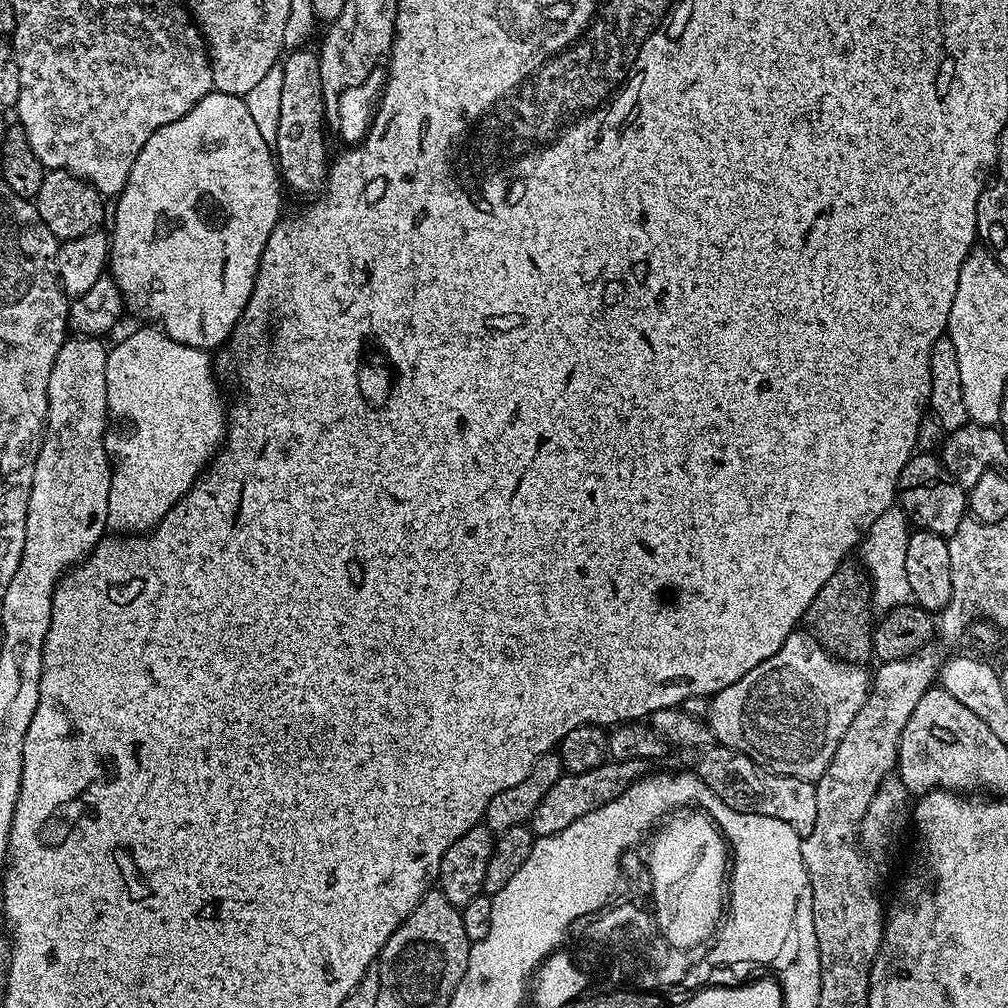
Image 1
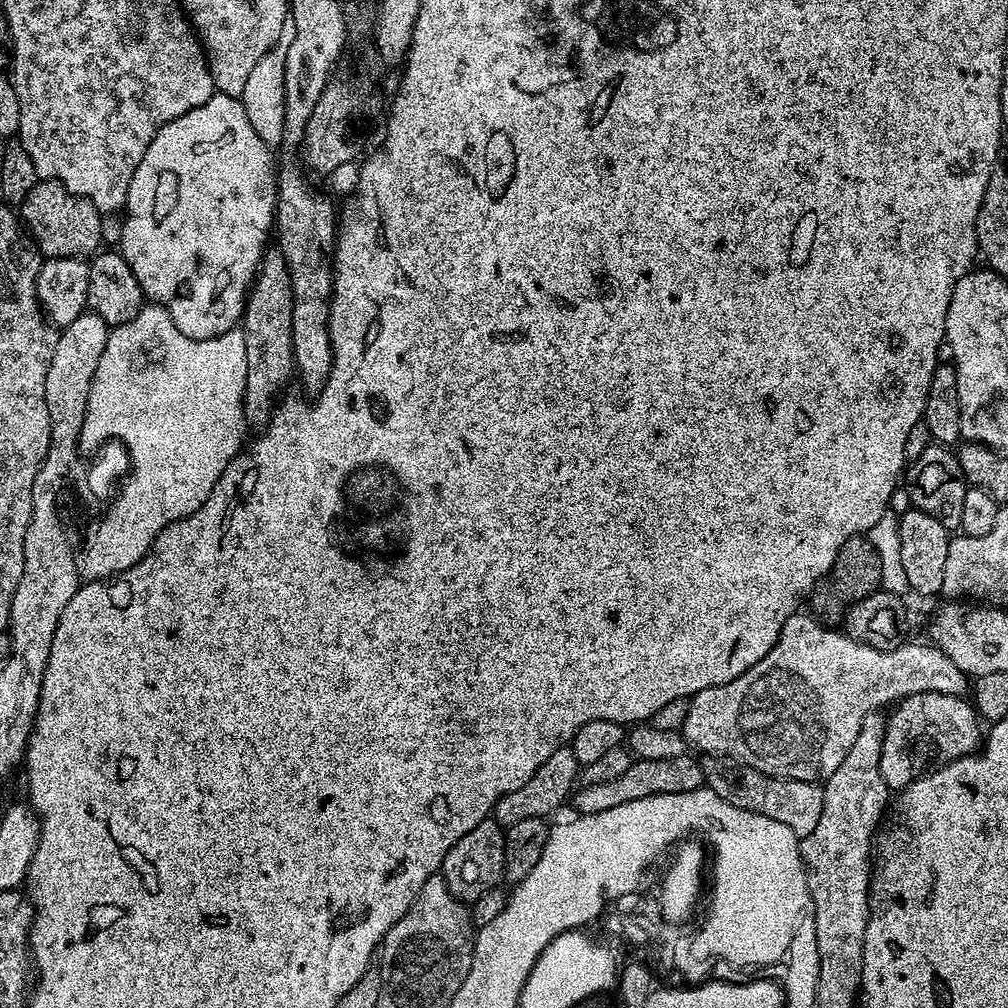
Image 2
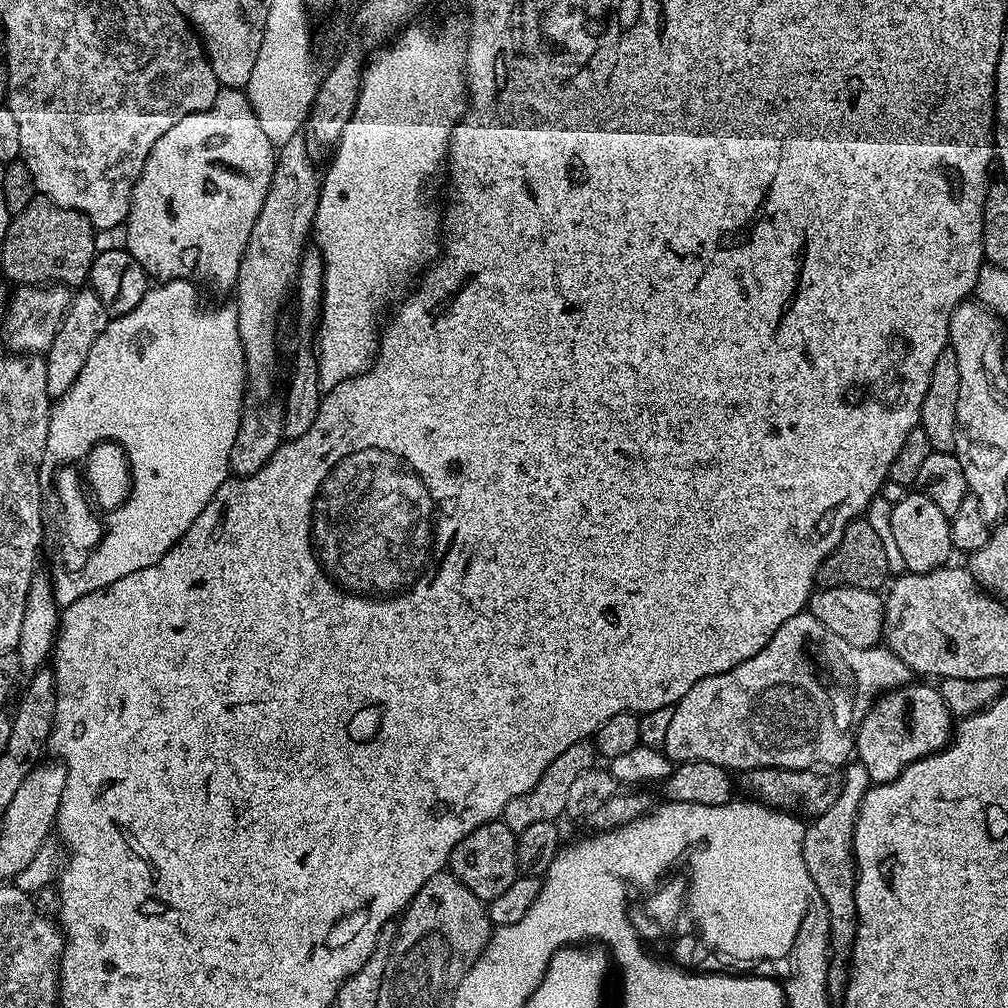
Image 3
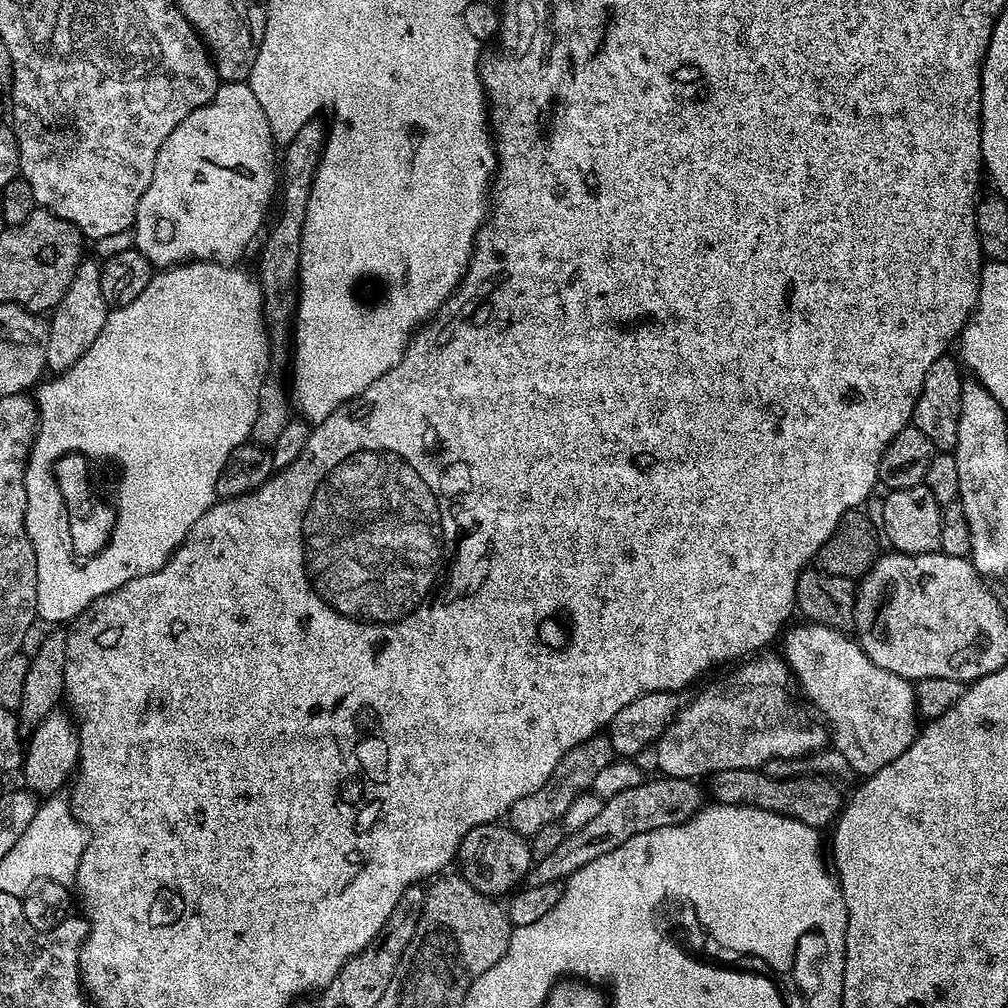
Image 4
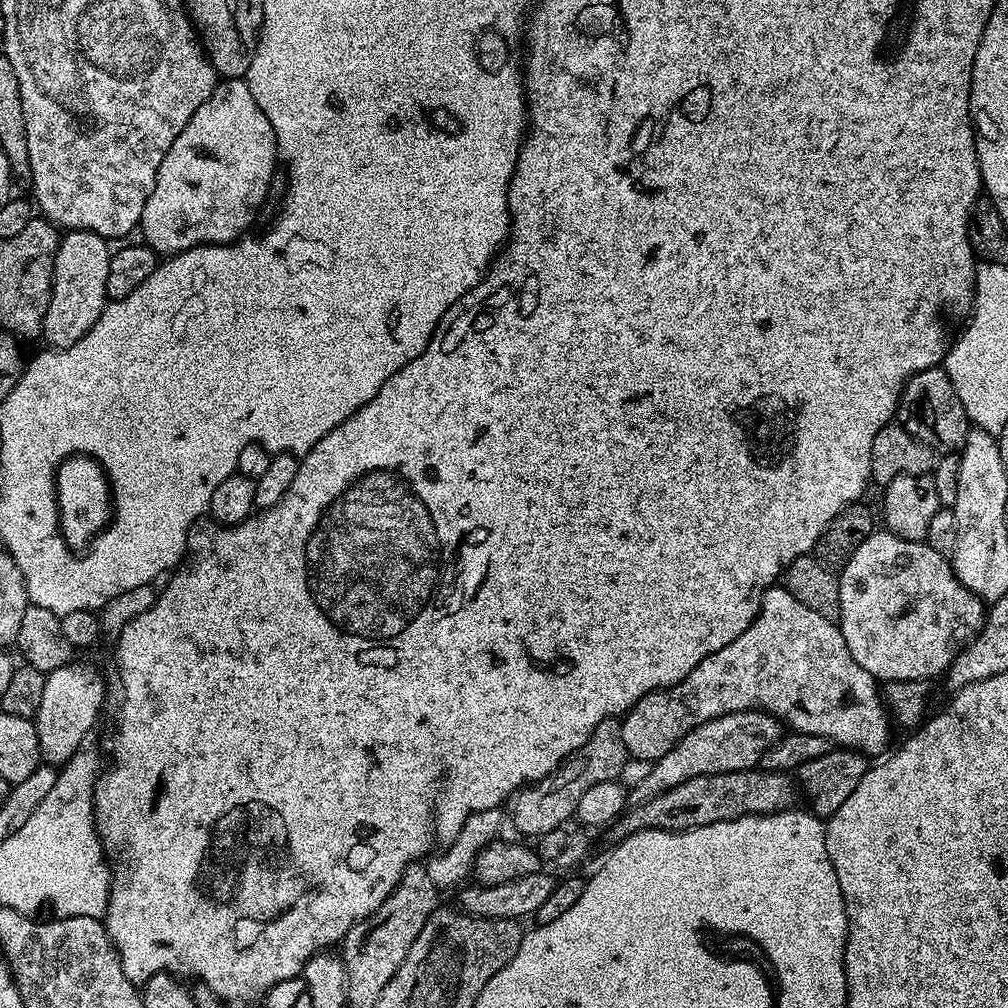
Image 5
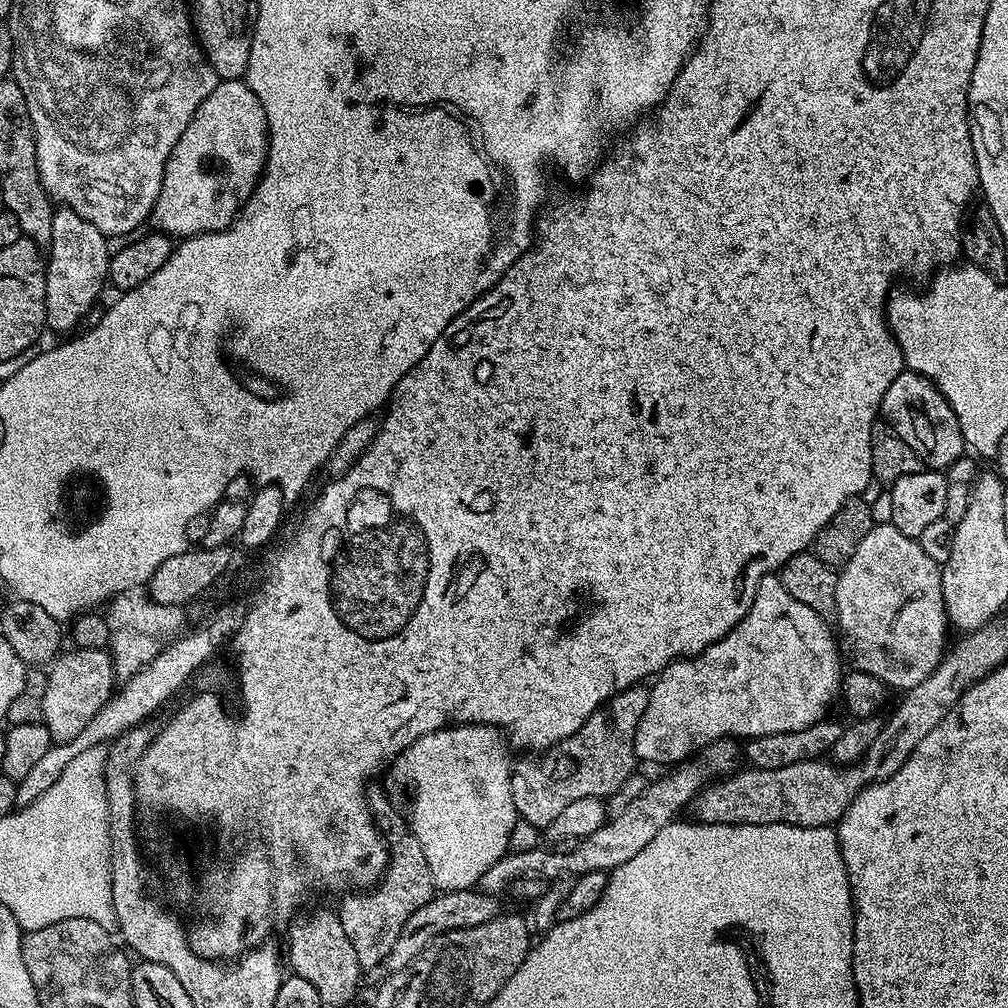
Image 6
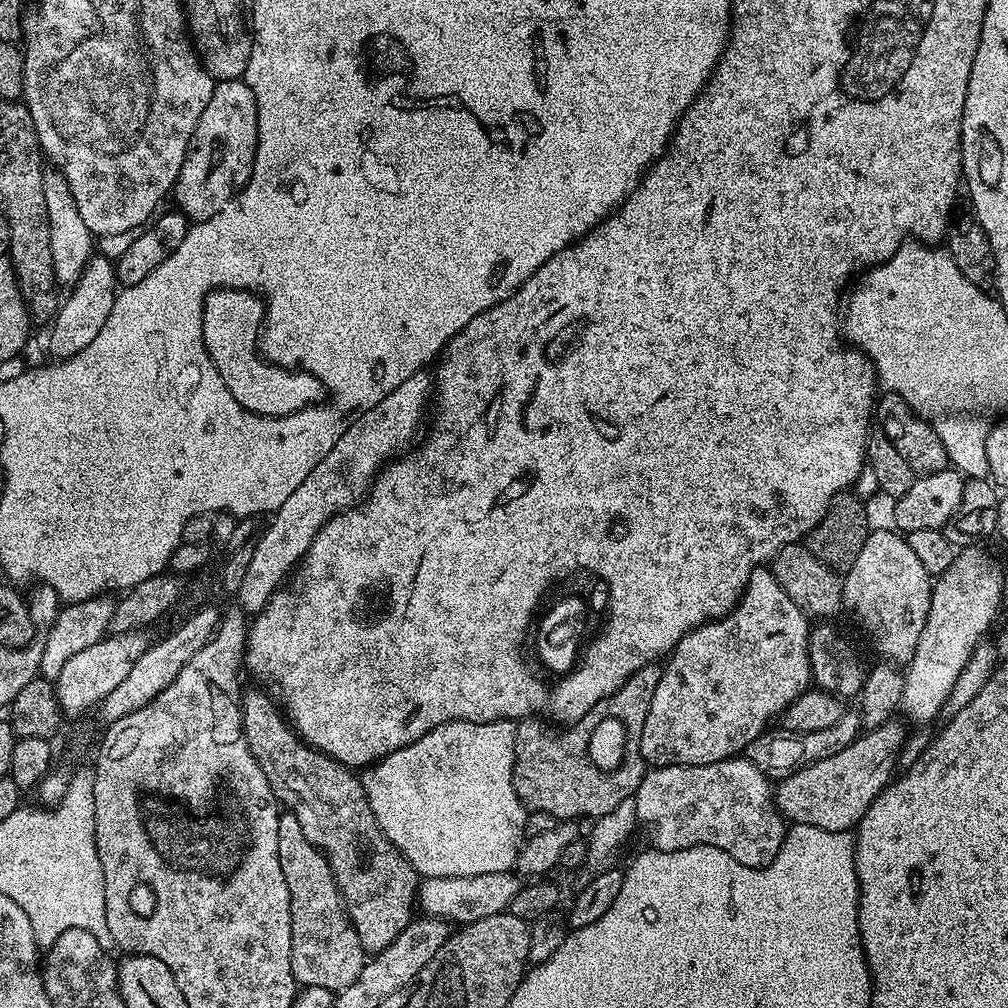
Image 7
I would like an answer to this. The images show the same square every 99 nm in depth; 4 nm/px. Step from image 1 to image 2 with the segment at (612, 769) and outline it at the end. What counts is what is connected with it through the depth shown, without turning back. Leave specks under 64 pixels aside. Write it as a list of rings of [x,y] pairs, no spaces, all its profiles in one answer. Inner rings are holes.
[[[685,752],[672,759],[635,759],[618,778],[577,787],[574,792],[575,811],[582,816],[602,814],[602,810],[611,810],[613,806],[622,806],[626,802],[635,802],[636,799],[652,797],[654,794],[689,793],[690,790],[701,788],[704,784],[703,765],[695,755],[691,755]]]

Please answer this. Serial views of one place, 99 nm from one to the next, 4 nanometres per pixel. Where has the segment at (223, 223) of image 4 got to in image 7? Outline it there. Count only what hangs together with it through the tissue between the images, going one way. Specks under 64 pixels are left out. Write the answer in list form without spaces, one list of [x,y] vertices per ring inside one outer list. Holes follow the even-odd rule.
[[[243,79],[221,80],[210,94],[210,102],[206,102],[206,110],[202,110],[202,118],[198,118],[198,126],[194,126],[194,134],[188,143],[188,153],[182,162],[182,170],[176,179],[174,197],[175,207],[195,222],[214,218],[230,202],[234,190],[244,187],[250,178],[256,153],[256,131],[258,130],[258,110],[254,102],[254,94]]]

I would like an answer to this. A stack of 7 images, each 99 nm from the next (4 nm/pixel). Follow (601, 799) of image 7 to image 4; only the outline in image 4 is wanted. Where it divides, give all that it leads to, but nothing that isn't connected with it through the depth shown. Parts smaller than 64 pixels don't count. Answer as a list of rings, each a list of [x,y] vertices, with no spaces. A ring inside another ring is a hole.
[[[606,734],[594,735],[586,742],[574,746],[574,750],[570,750],[562,758],[562,762],[558,762],[554,774],[550,774],[550,778],[545,784],[538,786],[538,790],[534,790],[534,794],[526,794],[526,798],[518,798],[518,802],[514,802],[514,806],[506,817],[507,823],[520,836],[530,838],[534,834],[538,834],[538,830],[542,830],[542,826],[560,822],[566,814],[566,810],[570,809],[571,803],[579,795],[587,793],[591,789],[594,777],[604,767],[611,764],[613,759],[612,743]]]

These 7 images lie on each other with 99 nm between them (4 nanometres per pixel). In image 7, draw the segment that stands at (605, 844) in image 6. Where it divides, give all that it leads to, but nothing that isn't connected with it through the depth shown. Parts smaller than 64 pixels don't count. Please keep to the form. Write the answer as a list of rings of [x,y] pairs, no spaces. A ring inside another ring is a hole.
[[[515,871],[473,876],[430,876],[419,881],[418,908],[423,915],[446,920],[456,926],[473,924],[482,918],[508,911],[514,894],[518,894],[522,887],[519,878]]]

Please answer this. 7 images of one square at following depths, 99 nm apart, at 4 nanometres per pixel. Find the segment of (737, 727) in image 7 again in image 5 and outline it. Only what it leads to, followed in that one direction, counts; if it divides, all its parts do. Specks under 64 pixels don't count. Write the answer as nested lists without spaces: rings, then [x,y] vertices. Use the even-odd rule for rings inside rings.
[[[773,586],[760,599],[760,612],[754,622],[750,622],[750,626],[746,626],[746,630],[730,642],[730,646],[722,646],[722,650],[702,658],[702,662],[698,662],[686,678],[668,688],[646,694],[624,713],[620,720],[622,742],[629,757],[641,762],[655,762],[691,728],[702,726],[702,722],[717,720],[719,716],[731,712],[753,710],[782,718],[791,731],[818,734],[831,740],[833,745],[863,753],[868,758],[881,755],[879,752],[887,746],[888,735],[893,728],[881,685],[851,657],[839,623],[831,616],[823,616],[818,610],[810,610],[810,606],[802,606],[802,602],[798,602],[798,598],[794,598],[787,588]]]

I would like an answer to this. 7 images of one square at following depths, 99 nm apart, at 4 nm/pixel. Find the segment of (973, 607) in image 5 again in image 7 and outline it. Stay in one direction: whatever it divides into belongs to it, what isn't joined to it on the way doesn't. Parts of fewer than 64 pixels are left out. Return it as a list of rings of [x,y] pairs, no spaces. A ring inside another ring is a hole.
[[[869,531],[858,561],[843,577],[843,598],[847,611],[854,612],[867,634],[872,638],[875,648],[883,659],[894,664],[906,664],[913,658],[925,629],[925,618],[928,616],[932,601],[932,577],[911,550],[907,539],[897,531]]]

